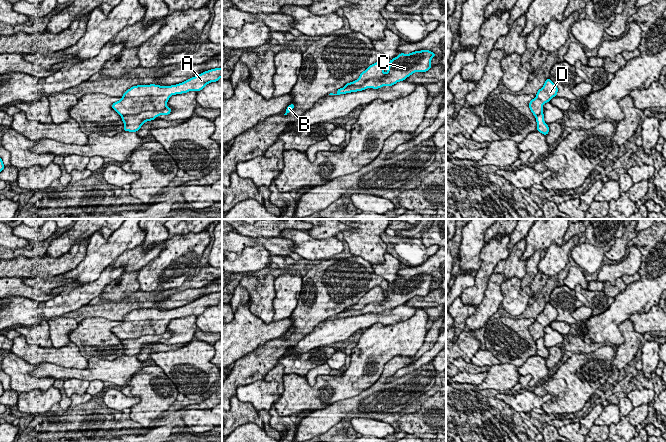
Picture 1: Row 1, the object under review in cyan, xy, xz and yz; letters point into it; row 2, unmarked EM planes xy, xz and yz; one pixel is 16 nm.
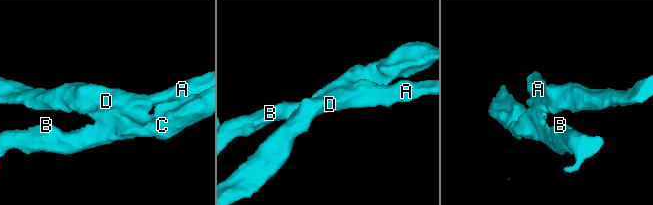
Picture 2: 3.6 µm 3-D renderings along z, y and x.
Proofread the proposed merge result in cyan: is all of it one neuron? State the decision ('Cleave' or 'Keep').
Cleave

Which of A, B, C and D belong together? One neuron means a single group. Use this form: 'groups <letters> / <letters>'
groups A D / B C

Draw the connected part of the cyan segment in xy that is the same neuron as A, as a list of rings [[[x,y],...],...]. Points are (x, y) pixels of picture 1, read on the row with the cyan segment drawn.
[[[222,67],[205,71],[182,83],[171,86],[155,84],[137,85],[128,89],[121,99],[112,104],[120,115],[138,115],[145,111],[161,111],[166,108],[172,95],[201,91],[207,84],[216,82],[222,77]]]

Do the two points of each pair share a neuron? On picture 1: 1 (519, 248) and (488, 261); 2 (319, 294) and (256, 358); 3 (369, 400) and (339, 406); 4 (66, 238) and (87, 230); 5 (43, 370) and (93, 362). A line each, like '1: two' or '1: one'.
1: two
2: one
3: one
4: one
5: one

